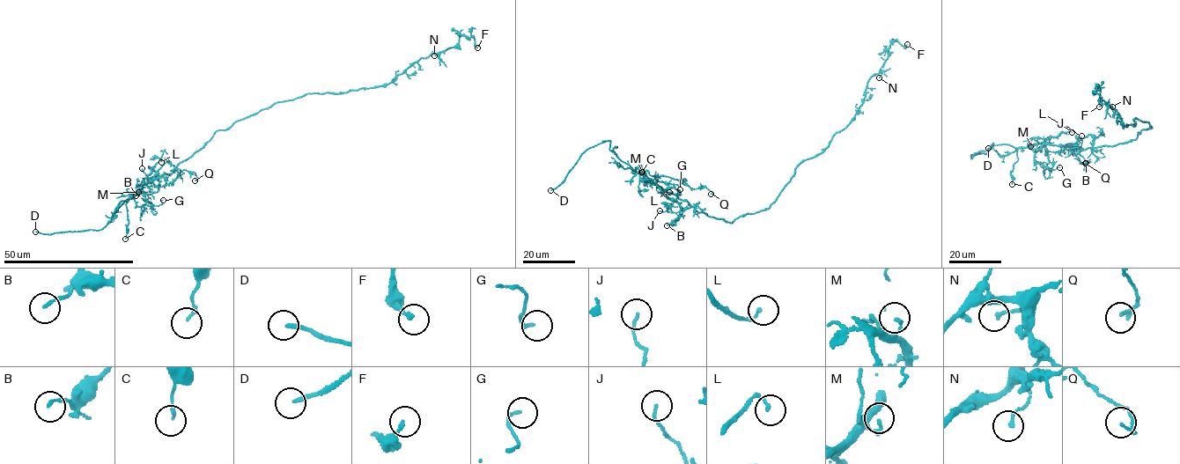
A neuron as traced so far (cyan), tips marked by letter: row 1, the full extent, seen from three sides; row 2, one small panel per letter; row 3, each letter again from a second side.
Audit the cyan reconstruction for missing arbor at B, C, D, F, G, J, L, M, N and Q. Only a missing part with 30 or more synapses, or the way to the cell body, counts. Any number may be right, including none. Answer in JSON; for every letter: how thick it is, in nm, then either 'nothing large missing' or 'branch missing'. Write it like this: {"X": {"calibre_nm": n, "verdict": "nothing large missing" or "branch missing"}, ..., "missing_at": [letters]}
{"B": {"calibre_nm": 120, "verdict": "nothing large missing"}, "C": {"calibre_nm": 140, "verdict": "nothing large missing"}, "D": {"calibre_nm": 180, "verdict": "branch missing"}, "F": {"calibre_nm": 170, "verdict": "nothing large missing"}, "G": {"calibre_nm": 140, "verdict": "nothing large missing"}, "J": {"calibre_nm": 120, "verdict": "nothing large missing"}, "L": {"calibre_nm": 140, "verdict": "nothing large missing"}, "M": {"calibre_nm": 140, "verdict": "nothing large missing"}, "N": {"calibre_nm": 140, "verdict": "nothing large missing"}, "Q": {"calibre_nm": 140, "verdict": "nothing large missing"}, "missing_at": ["D"]}

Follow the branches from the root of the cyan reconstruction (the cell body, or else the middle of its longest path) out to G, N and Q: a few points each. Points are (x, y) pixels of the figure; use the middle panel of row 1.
G: (741, 215), (731, 223), (698, 212), (686, 201), (639, 175), (644, 180), (676, 184), (680, 189)
N: (741, 215), (770, 209), (800, 164), (822, 152), (835, 134), (851, 123), (871, 77), (881, 72), (879, 77)
Q: (741, 215), (731, 223), (698, 212), (663, 191), (645, 171), (682, 179), (692, 188), (704, 187), (711, 194)

